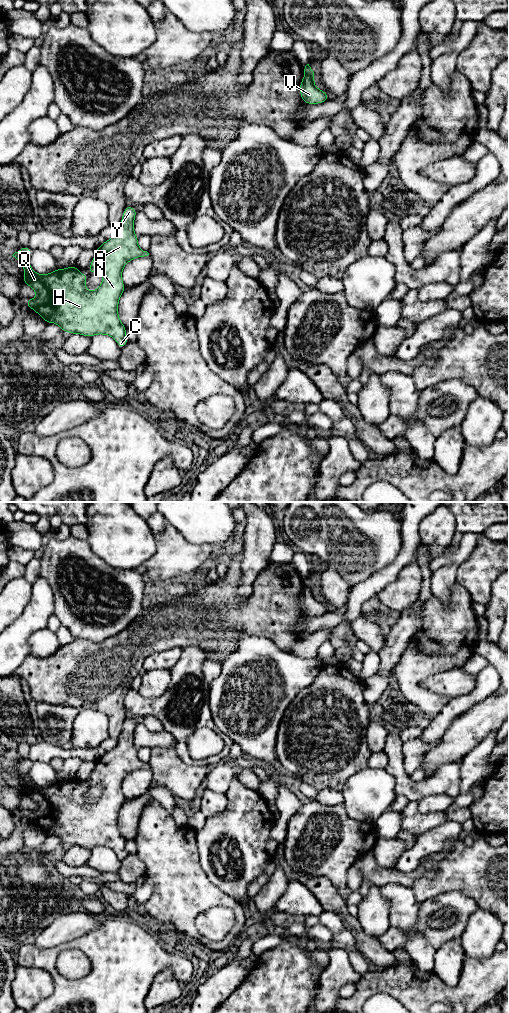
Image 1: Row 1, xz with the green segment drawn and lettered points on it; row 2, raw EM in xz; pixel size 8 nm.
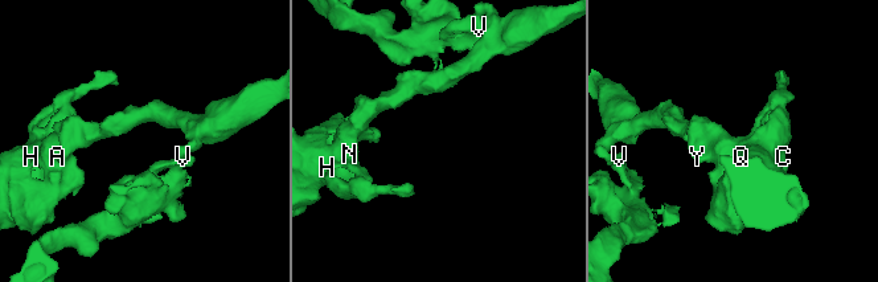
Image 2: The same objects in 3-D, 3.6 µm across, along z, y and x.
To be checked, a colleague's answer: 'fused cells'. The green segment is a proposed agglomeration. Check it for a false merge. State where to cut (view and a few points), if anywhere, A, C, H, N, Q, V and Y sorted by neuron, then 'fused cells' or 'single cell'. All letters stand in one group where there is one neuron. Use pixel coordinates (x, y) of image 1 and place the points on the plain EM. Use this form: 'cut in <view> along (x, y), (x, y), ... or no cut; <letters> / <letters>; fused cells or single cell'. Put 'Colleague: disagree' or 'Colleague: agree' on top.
Colleague: agree
cut in xz along (305, 586), (313, 590); A C H N Q Y / V; fused cells

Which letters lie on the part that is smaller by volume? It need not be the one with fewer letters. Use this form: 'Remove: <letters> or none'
Remove: V

